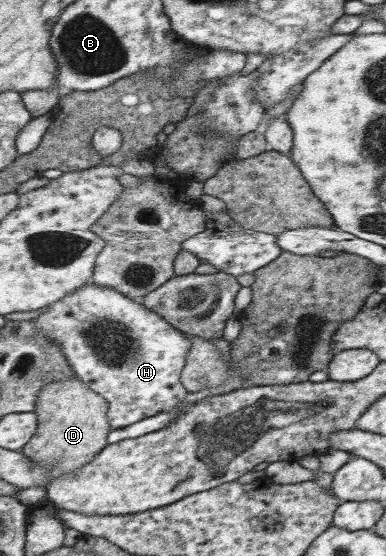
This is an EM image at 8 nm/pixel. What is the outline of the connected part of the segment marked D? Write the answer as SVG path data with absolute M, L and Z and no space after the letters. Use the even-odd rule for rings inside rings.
M74 378L49 383L39 394L38 408L33 411L37 416L38 427L30 443L19 451L36 462L49 465L51 478L82 469L102 448L109 444L110 424L107 418L106 399L90 390L85 382Z

